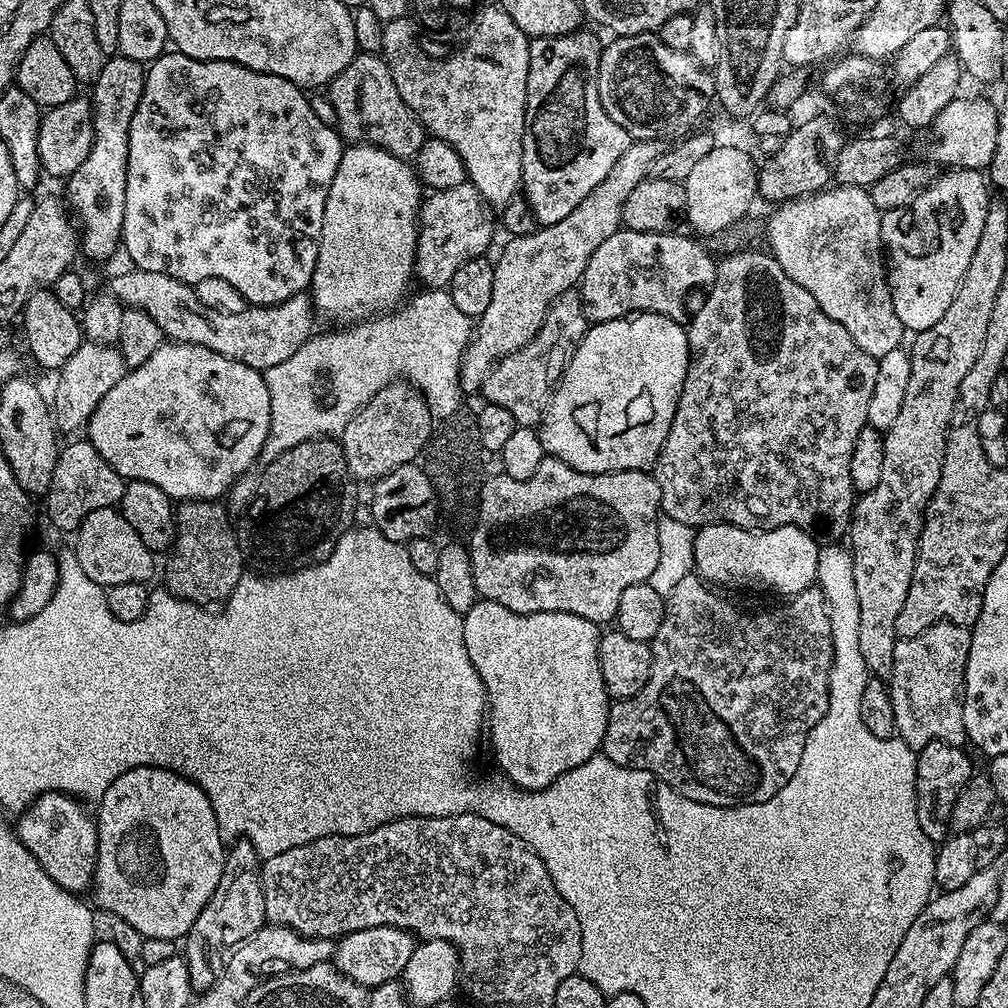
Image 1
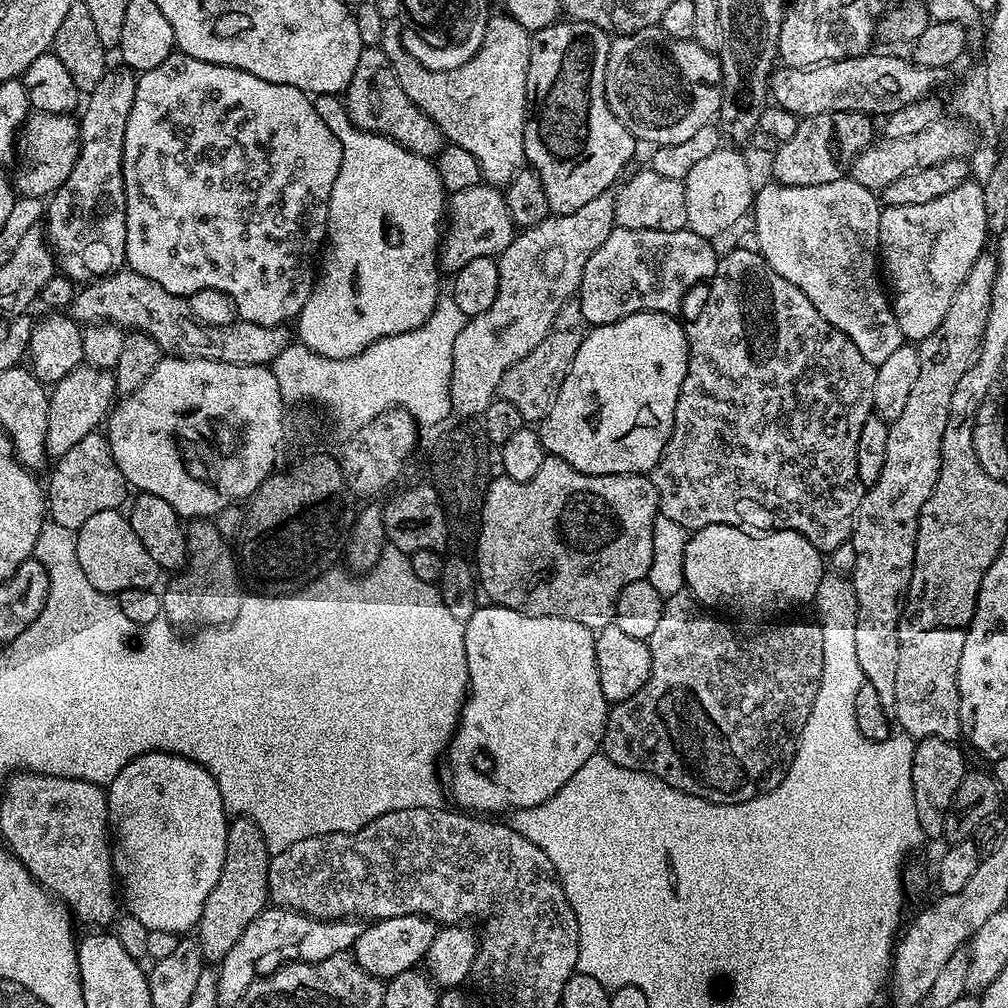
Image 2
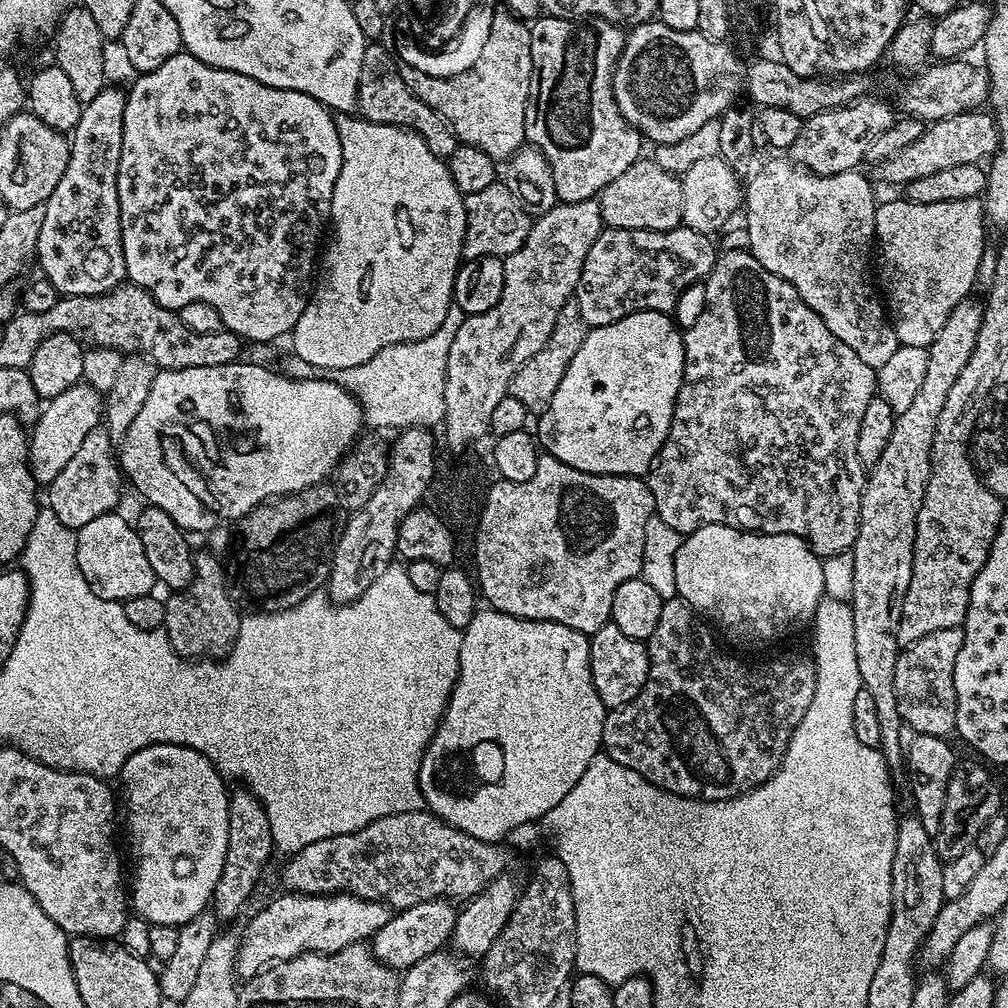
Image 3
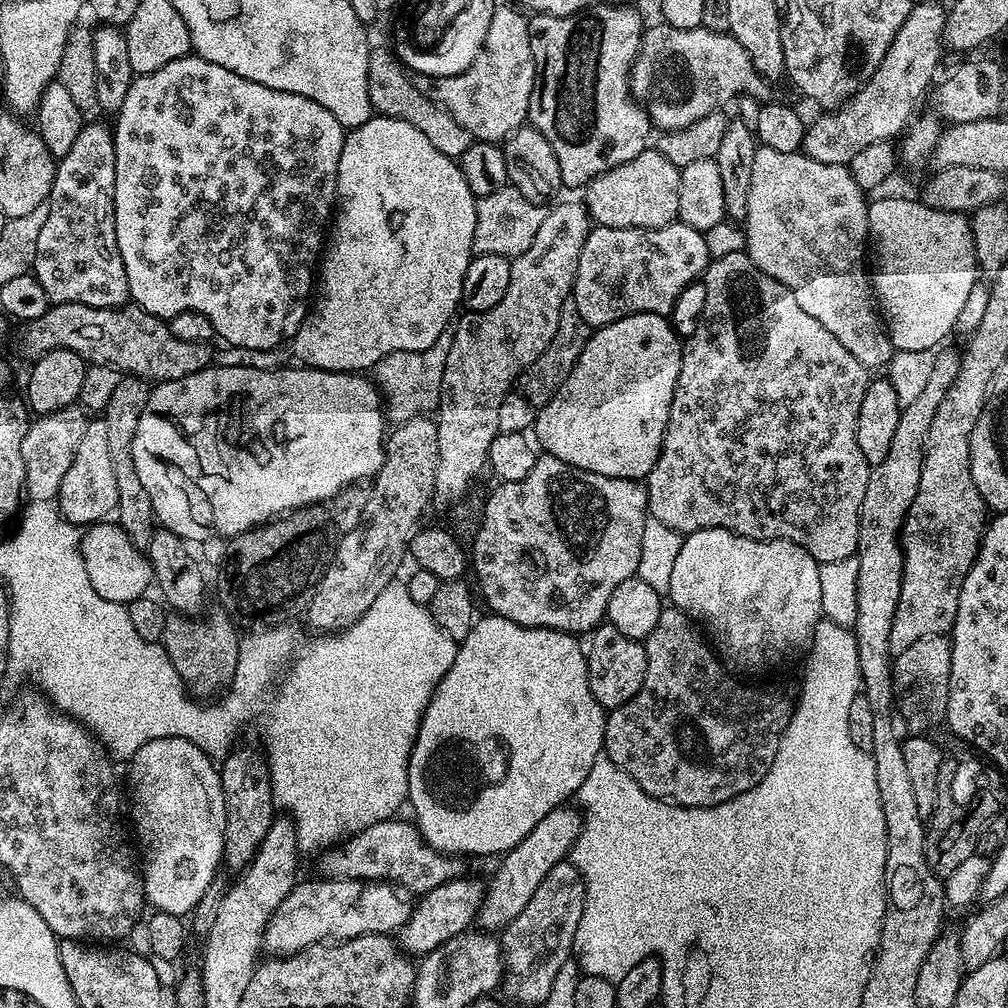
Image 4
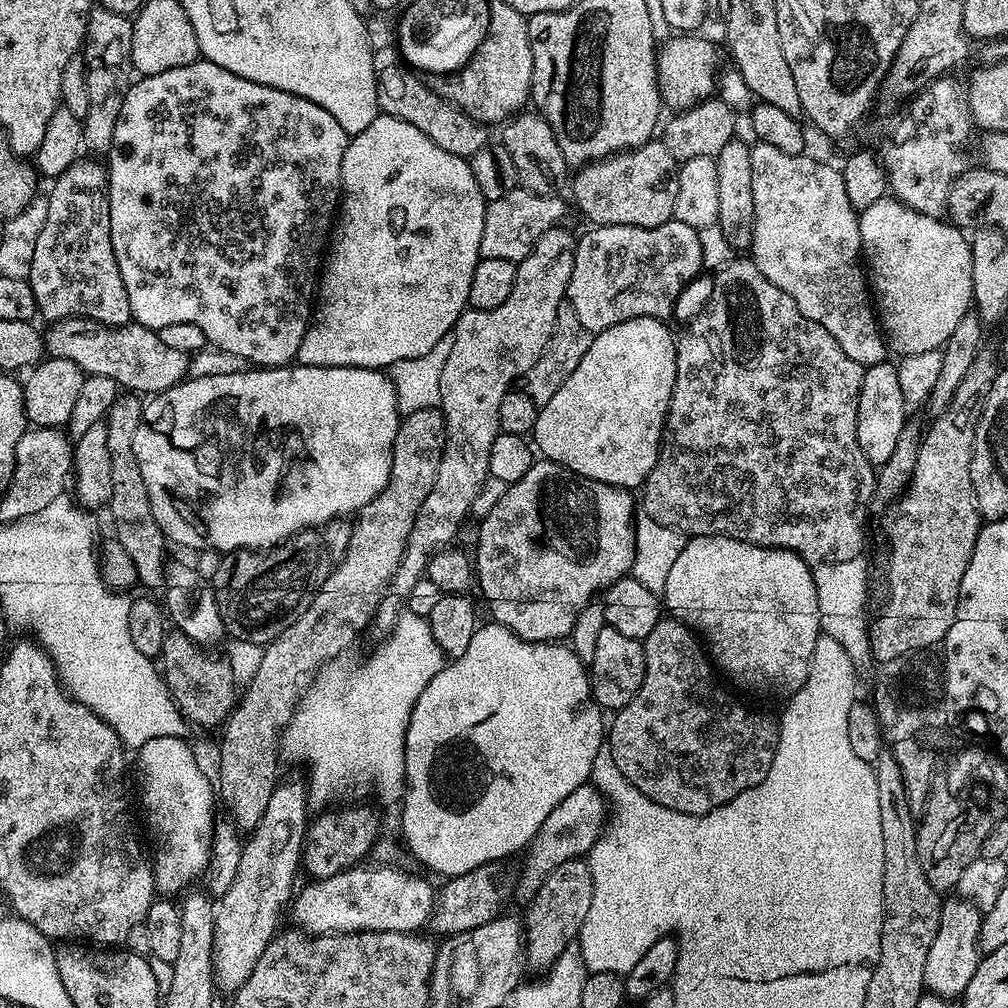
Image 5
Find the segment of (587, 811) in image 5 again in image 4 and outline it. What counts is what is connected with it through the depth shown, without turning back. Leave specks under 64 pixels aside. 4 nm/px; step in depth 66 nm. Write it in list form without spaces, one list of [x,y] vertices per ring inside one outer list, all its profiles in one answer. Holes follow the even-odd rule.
[[[561,806],[546,814],[546,818],[542,818],[542,822],[538,822],[538,826],[534,826],[534,830],[530,830],[530,834],[522,838],[522,842],[518,842],[518,846],[503,853],[499,861],[500,869],[493,874],[492,881],[487,881],[484,901],[475,918],[475,923],[485,933],[503,933],[504,929],[510,926],[510,922],[514,922],[514,918],[518,918],[518,914],[526,910],[526,902],[534,898],[534,890],[542,886],[546,874],[550,874],[554,866],[565,863],[578,838],[582,823],[581,813],[575,807],[568,807],[572,806]]]

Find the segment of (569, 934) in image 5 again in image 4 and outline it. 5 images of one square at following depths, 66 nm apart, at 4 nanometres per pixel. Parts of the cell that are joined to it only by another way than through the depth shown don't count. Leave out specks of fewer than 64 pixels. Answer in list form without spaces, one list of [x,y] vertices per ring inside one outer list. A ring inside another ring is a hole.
[[[565,862],[554,866],[550,874],[534,890],[534,898],[526,902],[526,910],[510,922],[510,926],[502,933],[502,959],[504,970],[502,973],[502,988],[505,988],[520,1004],[535,1004],[540,1006],[550,994],[551,986],[562,969],[564,963],[573,955],[574,934],[578,934],[578,922],[582,922],[582,910],[584,909],[584,879],[580,877],[579,870],[571,862]]]

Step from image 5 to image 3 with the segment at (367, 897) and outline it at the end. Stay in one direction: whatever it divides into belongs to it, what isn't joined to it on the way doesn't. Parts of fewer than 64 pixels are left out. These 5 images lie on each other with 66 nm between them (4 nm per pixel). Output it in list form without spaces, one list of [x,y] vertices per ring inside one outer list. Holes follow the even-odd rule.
[[[285,891],[284,896],[276,896],[261,912],[252,916],[248,929],[240,936],[240,949],[236,955],[236,974],[240,978],[251,978],[273,964],[281,964],[295,956],[307,952],[341,952],[346,946],[371,941],[372,935],[382,926],[386,926],[390,909],[378,900],[363,900],[361,896],[351,894],[333,894],[331,896],[304,896],[301,892]]]

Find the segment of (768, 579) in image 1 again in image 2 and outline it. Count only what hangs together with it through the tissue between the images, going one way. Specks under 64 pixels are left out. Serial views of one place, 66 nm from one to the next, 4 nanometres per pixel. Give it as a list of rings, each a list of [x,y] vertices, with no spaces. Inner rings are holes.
[[[729,524],[706,526],[705,528],[695,529],[695,531],[689,535],[688,545],[686,546],[686,554],[684,555],[684,583],[687,591],[691,592],[692,596],[699,604],[703,604],[704,607],[709,610],[720,610],[716,608],[733,608],[736,612],[753,612],[756,616],[762,615],[763,612],[784,612],[787,608],[794,607],[795,604],[804,604],[807,600],[808,603],[815,601],[816,591],[820,585],[820,580],[824,575],[826,575],[826,560],[822,553],[802,534],[787,530],[753,534],[751,531],[743,528],[735,528]]]

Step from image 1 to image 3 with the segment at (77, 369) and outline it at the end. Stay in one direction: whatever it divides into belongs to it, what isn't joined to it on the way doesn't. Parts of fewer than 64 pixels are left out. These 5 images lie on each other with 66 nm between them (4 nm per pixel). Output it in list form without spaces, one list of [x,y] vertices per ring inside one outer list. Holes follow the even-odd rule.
[[[79,383],[70,386],[43,405],[42,411],[31,425],[28,437],[28,466],[37,485],[47,486],[58,478],[58,473],[74,458],[80,444],[90,434],[90,430],[101,427],[104,414],[102,394],[89,384]]]

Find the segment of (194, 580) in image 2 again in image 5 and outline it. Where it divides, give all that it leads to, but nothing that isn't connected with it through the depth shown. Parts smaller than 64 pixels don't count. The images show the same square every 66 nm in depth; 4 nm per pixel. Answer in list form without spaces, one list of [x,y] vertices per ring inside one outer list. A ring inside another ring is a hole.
[[[172,630],[165,635],[158,664],[172,701],[185,721],[200,728],[219,729],[238,703],[238,688],[236,692],[236,676],[231,666],[212,655],[216,654],[201,648],[186,634]]]

